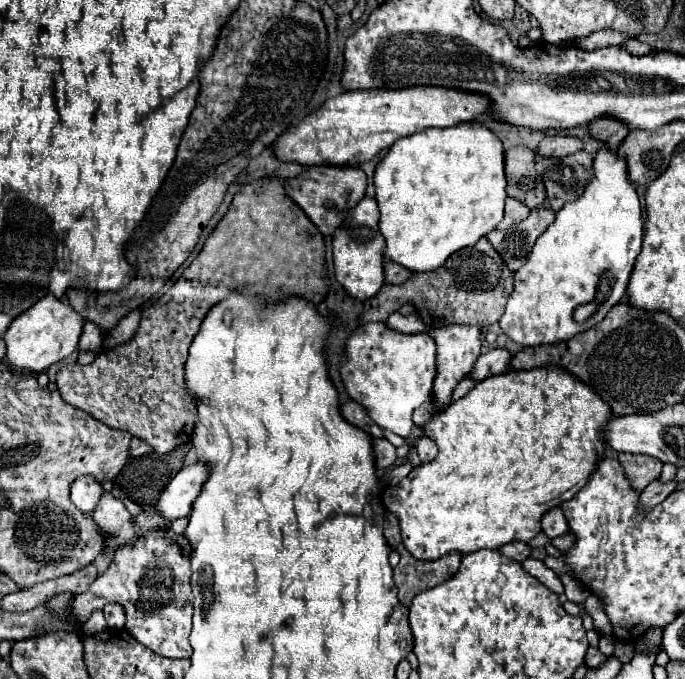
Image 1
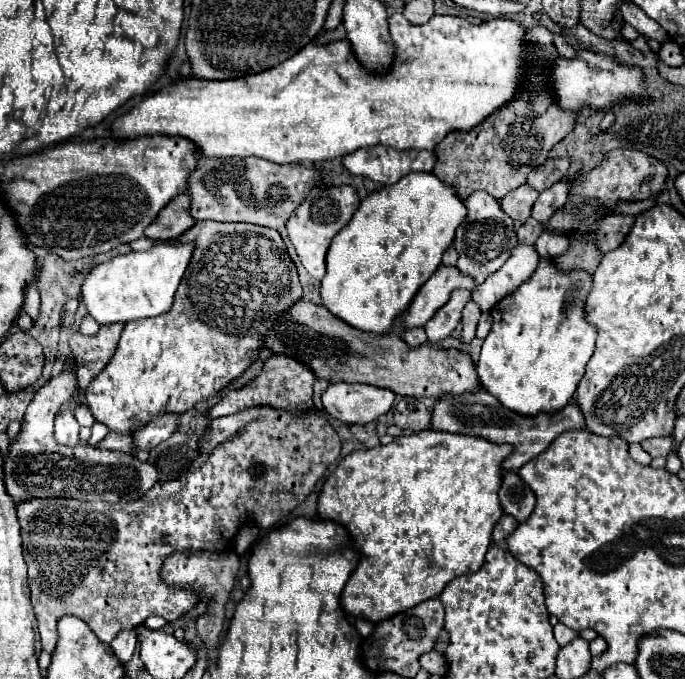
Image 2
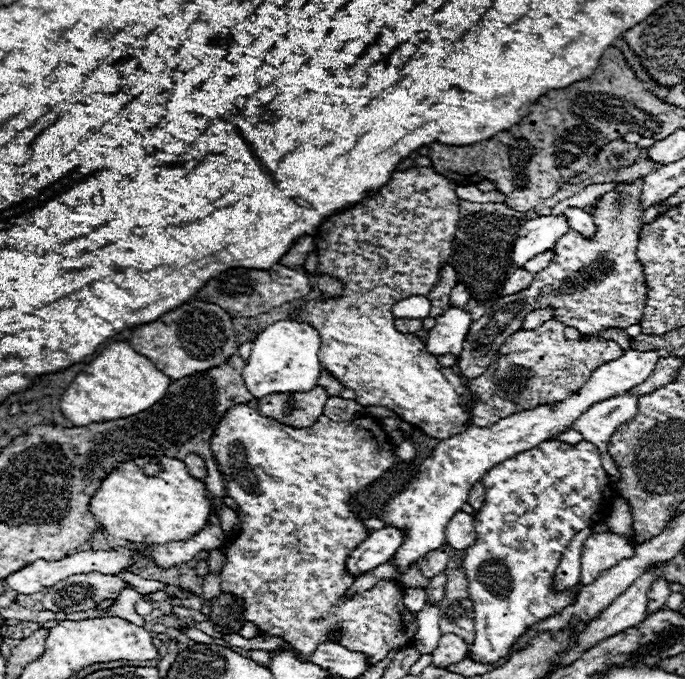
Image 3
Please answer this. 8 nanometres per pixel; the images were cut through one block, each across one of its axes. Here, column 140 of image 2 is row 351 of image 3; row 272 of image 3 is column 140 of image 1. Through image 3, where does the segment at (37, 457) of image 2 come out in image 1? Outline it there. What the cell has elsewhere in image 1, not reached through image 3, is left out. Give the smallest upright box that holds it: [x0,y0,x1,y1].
[72,530,192,658]

